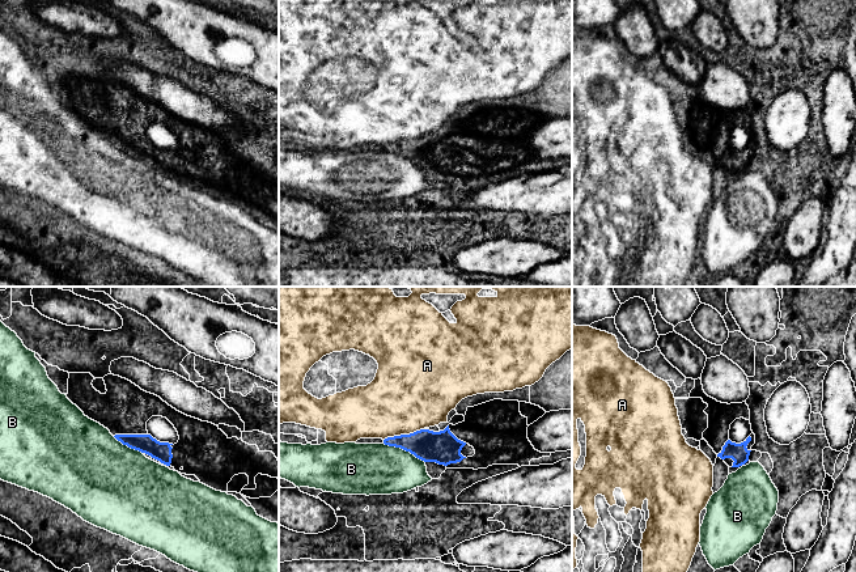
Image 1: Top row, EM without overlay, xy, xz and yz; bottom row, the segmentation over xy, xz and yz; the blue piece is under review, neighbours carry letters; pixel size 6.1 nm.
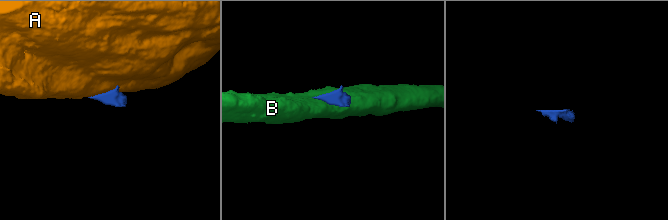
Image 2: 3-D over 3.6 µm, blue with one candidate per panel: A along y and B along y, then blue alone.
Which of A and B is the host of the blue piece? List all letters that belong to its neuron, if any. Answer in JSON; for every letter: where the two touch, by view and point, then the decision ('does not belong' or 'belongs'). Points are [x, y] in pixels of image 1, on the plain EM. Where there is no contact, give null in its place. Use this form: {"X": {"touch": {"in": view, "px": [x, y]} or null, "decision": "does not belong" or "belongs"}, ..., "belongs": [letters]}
{"A": {"touch": {"in": "xz", "px": [403, 142]}, "decision": "does not belong"}, "B": {"touch": {"in": "xz", "px": [405, 156]}, "decision": "does not belong"}, "belongs": []}

